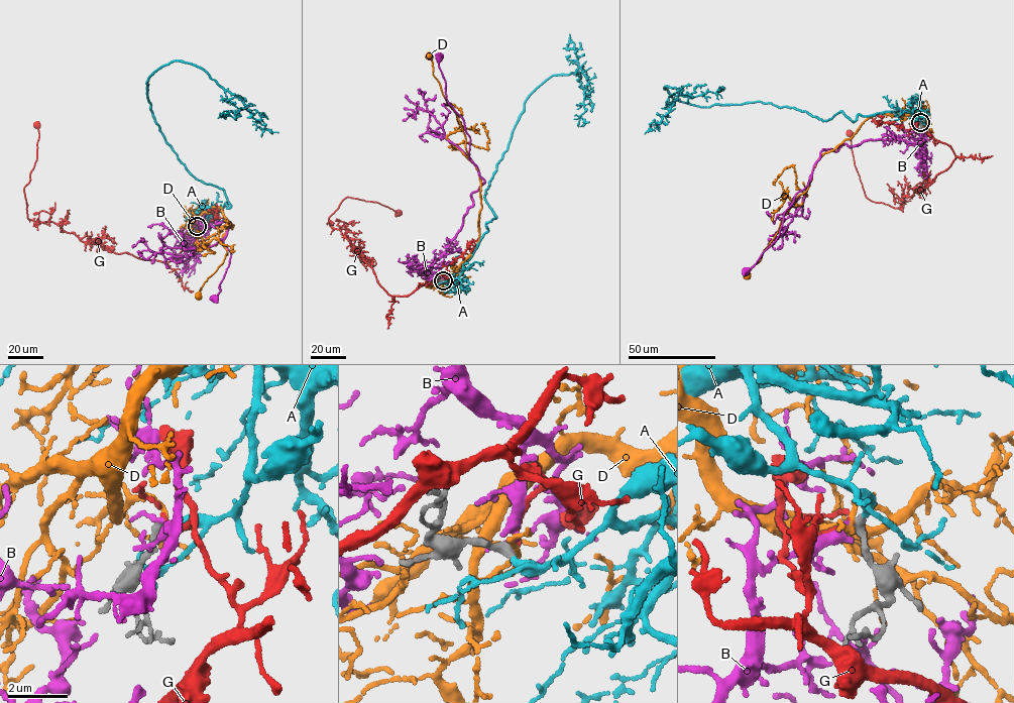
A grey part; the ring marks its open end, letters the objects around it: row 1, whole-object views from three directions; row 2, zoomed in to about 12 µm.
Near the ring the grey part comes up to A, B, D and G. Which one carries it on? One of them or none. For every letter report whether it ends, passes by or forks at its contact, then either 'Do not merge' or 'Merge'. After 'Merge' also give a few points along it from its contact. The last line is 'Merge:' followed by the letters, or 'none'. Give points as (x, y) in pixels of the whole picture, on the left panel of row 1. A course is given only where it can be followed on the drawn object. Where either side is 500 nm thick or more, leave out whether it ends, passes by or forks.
A: It ends there. Merge. Its course: (197, 226), (200, 210), (230, 206), (166, 143), (149, 109), (150, 77), (175, 62), (196, 65), (264, 128)
B: It passes by. Do not merge
D: It passes by. Do not merge
G: It passes by. Do not merge
Merge: A

